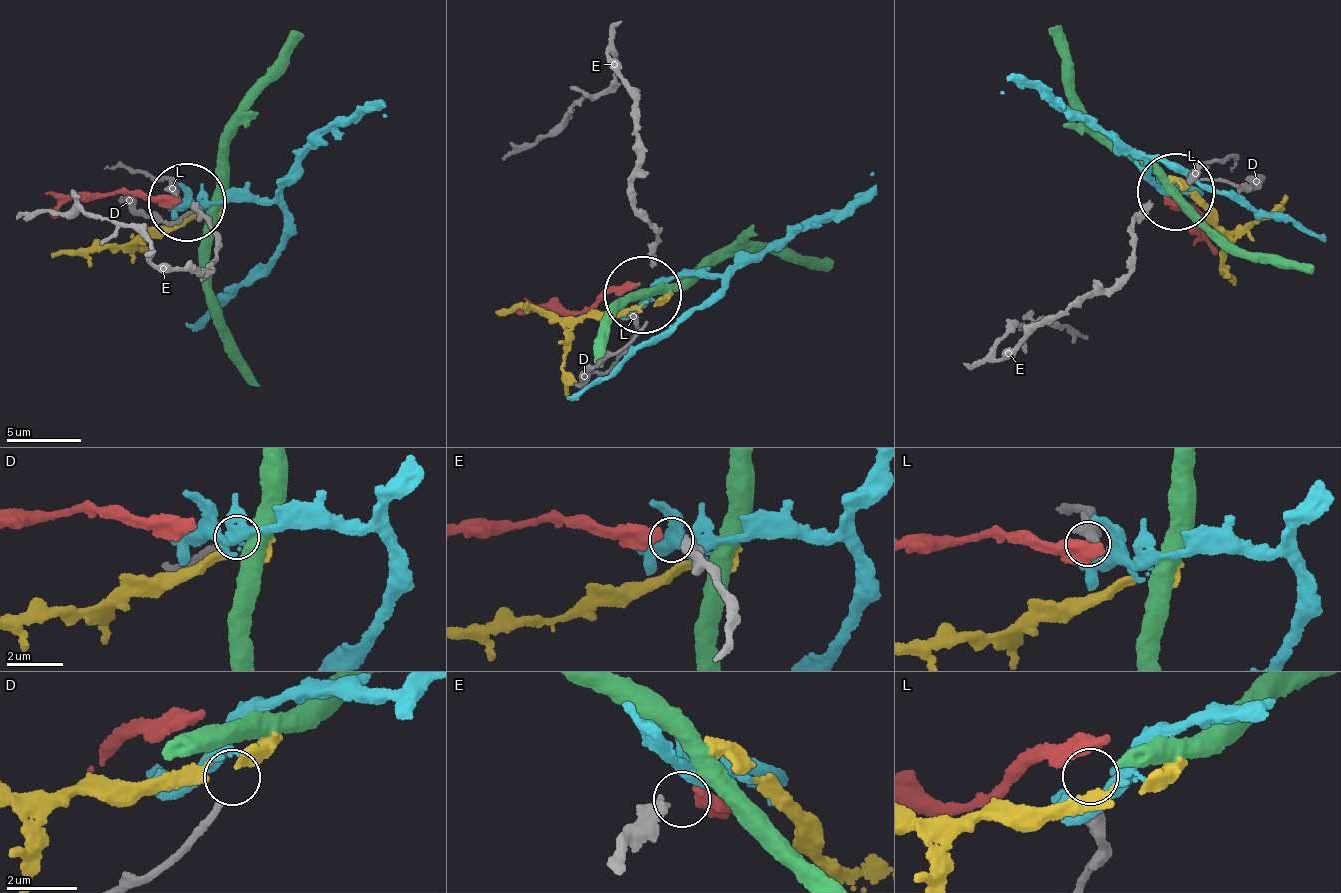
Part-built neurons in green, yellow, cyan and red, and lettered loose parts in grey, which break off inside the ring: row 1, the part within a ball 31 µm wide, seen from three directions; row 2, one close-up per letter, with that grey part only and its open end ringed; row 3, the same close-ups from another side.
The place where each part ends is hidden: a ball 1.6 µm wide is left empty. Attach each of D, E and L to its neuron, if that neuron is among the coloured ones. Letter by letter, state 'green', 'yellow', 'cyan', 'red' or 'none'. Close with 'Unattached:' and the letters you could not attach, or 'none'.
D: cyan
E: red
L: none
Unattached: L

